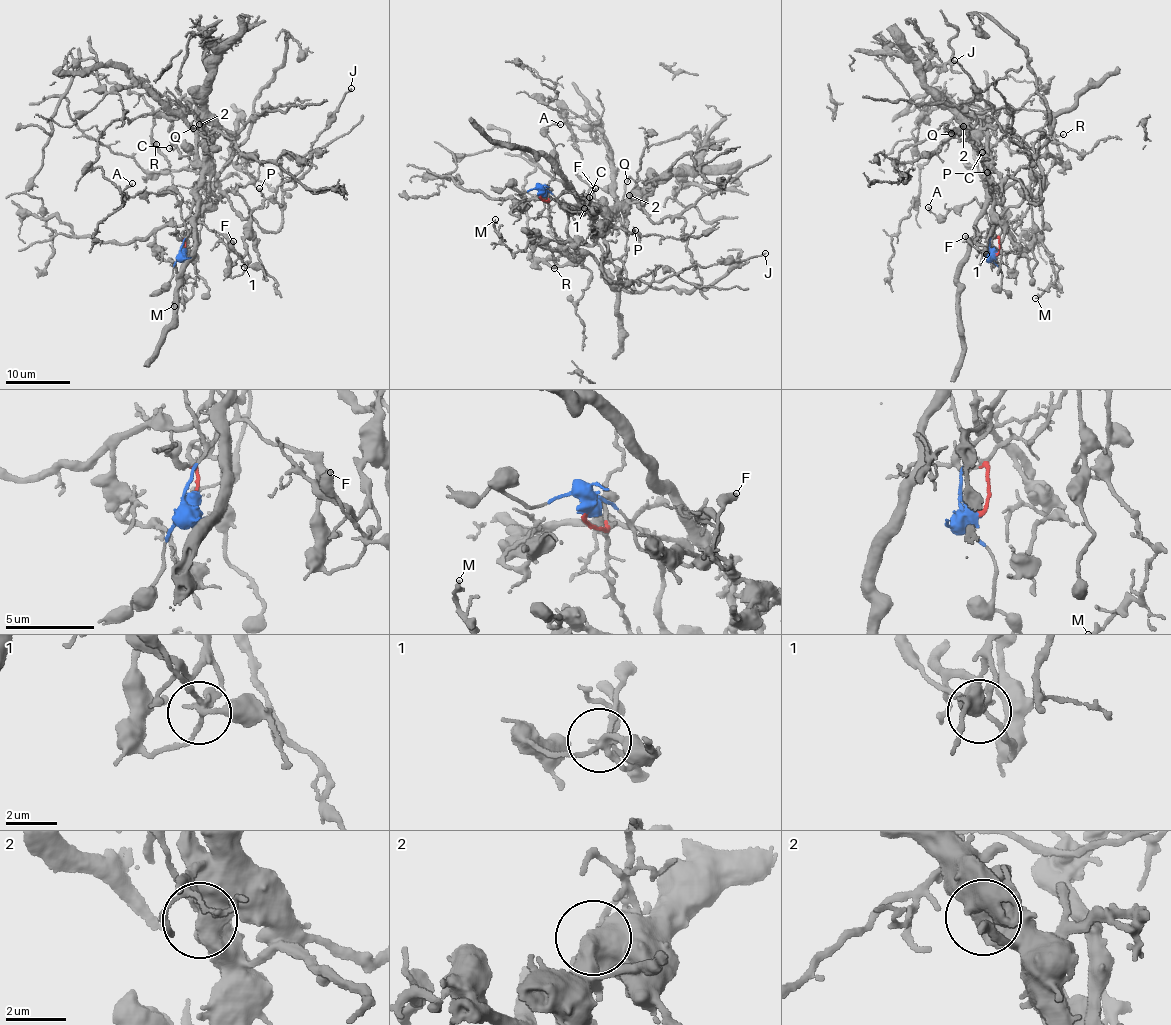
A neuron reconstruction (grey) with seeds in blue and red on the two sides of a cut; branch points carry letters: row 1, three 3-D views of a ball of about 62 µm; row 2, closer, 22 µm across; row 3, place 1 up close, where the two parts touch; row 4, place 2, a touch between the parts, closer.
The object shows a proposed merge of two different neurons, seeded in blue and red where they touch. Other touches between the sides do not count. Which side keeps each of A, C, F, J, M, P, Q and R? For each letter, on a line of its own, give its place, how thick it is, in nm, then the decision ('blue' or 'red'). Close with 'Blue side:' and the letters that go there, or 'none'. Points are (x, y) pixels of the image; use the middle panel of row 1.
A: place (560, 124); calibre 120 nm; blue
C: place (589, 197); calibre 140 nm; red
F: place (595, 188); calibre 480 nm; blue
J: place (765, 253); calibre 190 nm; red
M: place (495, 219); calibre 240 nm; red
P: place (635, 230); calibre 110 nm; red
Q: place (627, 181); calibre 170 nm; red
R: place (554, 268); calibre 110 nm; red
Blue side: A, F

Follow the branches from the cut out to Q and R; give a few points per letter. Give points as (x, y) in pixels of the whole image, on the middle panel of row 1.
Q: (541, 195), (549, 202), (559, 243), (592, 244), (595, 230), (634, 191), (634, 180), (626, 181)
R: (541, 195), (549, 202), (548, 218), (565, 252), (580, 261), (582, 258), (556, 267), (556, 260), (555, 268)

